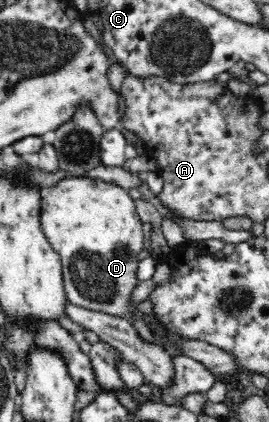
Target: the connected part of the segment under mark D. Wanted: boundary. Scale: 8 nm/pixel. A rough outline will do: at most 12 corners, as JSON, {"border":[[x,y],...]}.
{"border":[[67,177],[40,202],[69,304],[133,322],[145,247],[128,190]]}

